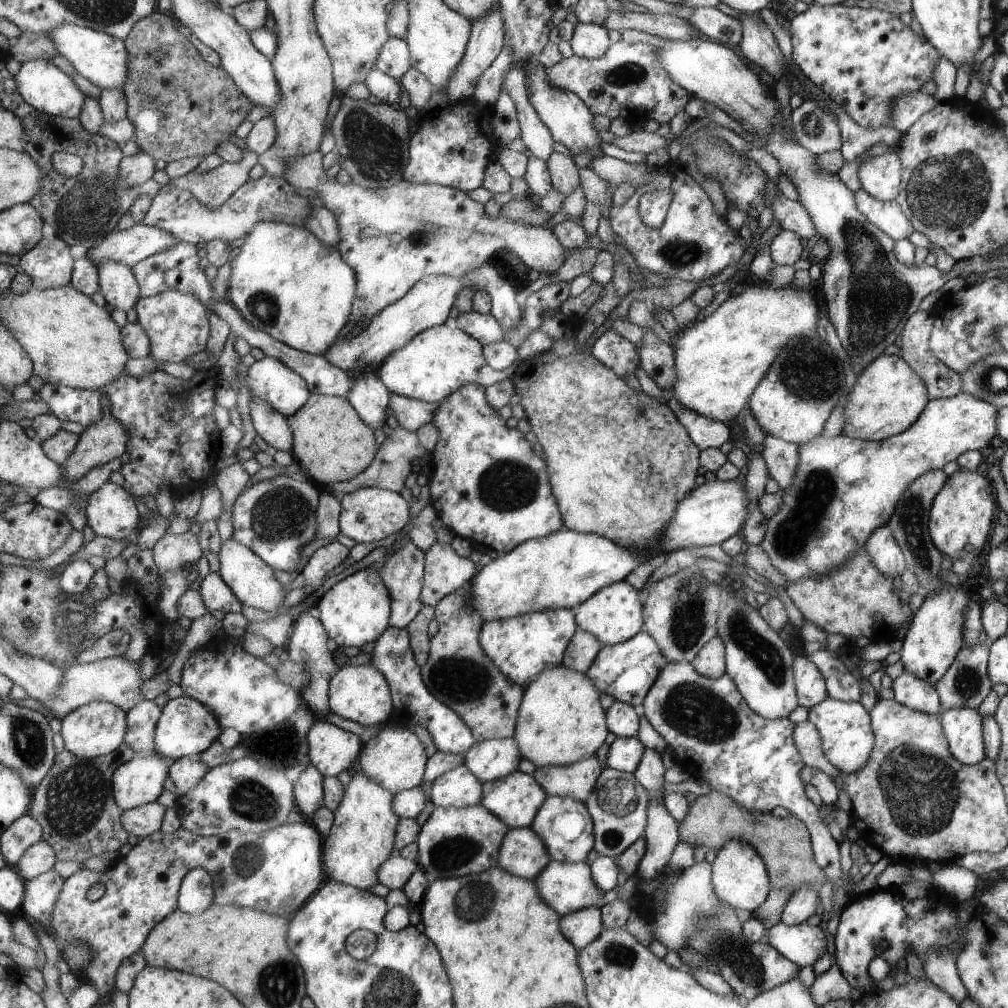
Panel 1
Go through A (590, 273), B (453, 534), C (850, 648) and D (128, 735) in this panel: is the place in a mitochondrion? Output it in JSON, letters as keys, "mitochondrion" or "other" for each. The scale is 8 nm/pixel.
{"A":"other","B":"other","C":"other","D":"other"}

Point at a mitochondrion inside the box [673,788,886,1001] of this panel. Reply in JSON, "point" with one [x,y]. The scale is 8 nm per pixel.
{"point":[743,962]}

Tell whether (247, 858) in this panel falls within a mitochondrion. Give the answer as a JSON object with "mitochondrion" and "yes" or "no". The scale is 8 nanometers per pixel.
{"mitochondrion":"yes"}

